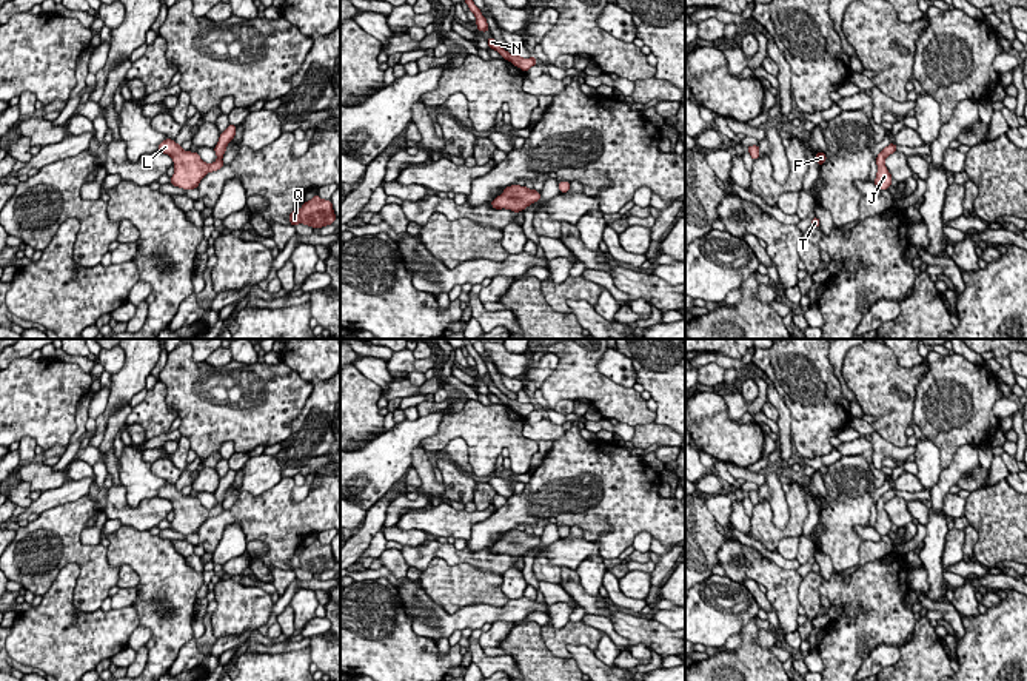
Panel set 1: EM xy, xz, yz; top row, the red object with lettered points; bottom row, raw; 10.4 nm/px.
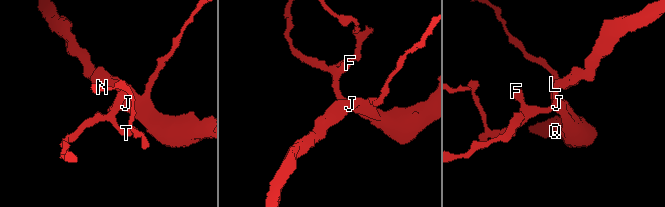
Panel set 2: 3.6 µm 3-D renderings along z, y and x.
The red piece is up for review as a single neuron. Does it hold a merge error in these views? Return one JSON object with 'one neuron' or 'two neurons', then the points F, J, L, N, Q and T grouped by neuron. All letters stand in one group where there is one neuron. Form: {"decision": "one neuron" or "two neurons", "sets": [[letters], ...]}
{"decision": "one neuron", "sets": [["F", "J", "L", "N", "Q", "T"]]}

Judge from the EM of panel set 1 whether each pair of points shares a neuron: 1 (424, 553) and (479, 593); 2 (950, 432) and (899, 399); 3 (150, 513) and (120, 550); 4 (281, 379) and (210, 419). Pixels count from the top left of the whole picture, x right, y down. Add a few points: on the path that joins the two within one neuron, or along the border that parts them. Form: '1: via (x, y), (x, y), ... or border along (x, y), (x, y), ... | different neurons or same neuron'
1: border along (467, 563), (448, 564), (433, 558), (421, 570) | different neurons
2: border along (923, 373), (918, 382), (912, 419) | different neurons
3: border along (122, 524), (148, 532) | different neurons
4: via (268, 399), (248, 419), (230, 419) | same neuron

